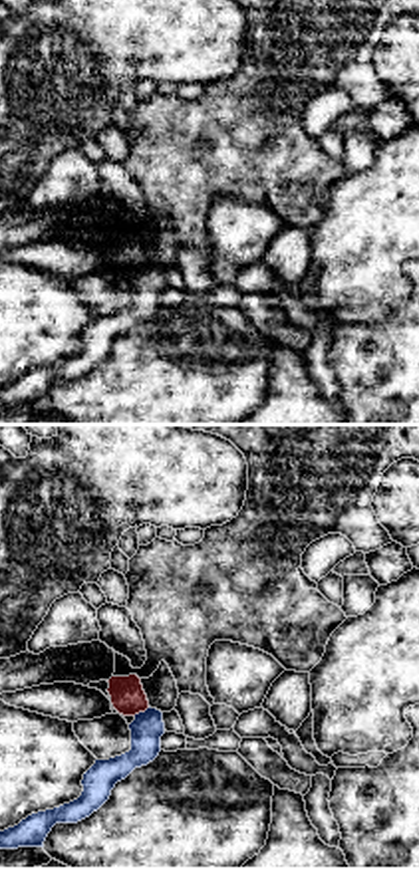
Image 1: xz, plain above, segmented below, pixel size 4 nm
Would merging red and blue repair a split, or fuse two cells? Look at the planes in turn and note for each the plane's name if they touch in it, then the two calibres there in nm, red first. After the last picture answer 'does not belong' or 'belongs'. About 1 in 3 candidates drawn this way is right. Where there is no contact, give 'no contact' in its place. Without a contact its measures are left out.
contact in xz; calibres 140 and 130 nm

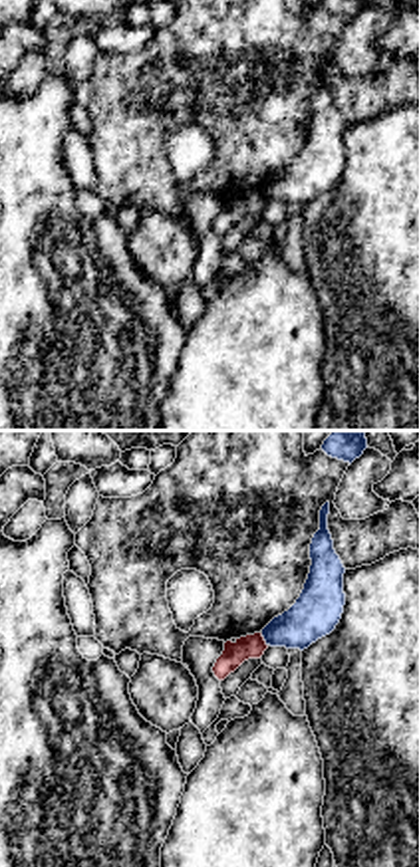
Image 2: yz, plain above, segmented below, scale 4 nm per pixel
contact in yz; calibres 100 and 190 nm

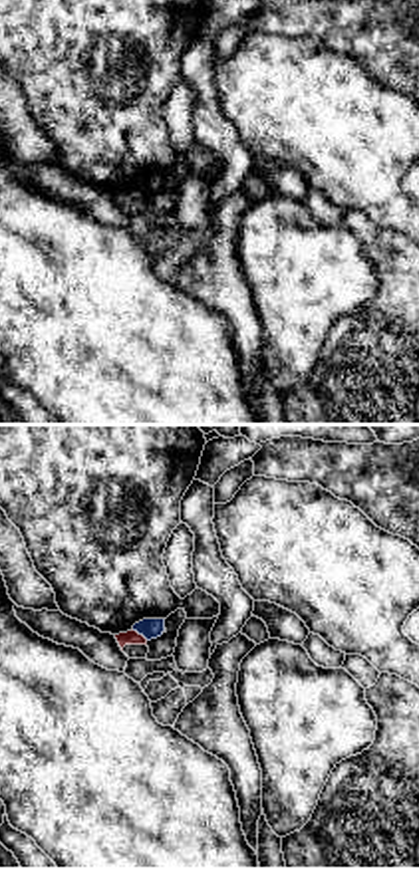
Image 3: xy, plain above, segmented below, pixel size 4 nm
contact in xy; calibres 60 and 80 nm

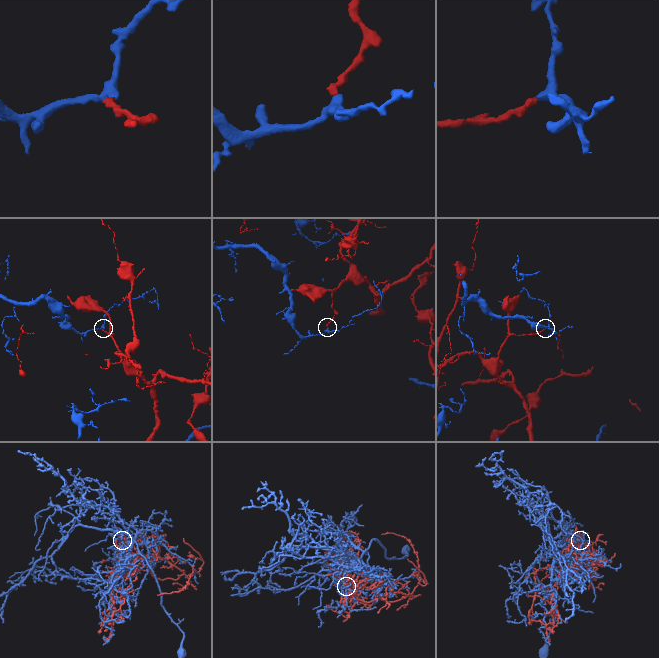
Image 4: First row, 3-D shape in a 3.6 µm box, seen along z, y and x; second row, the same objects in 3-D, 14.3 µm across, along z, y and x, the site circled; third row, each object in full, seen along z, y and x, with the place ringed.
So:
does not belong

